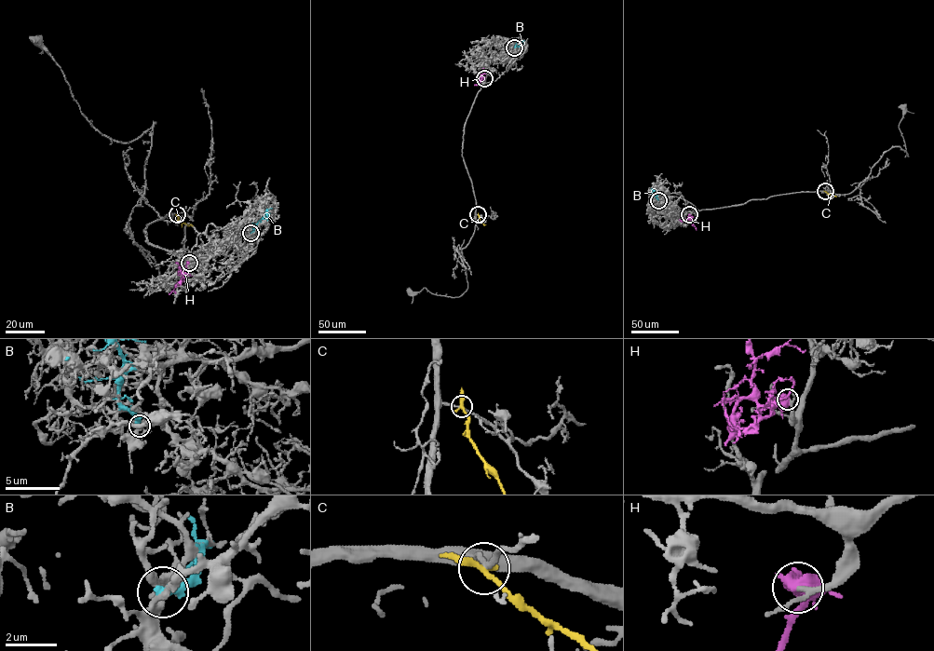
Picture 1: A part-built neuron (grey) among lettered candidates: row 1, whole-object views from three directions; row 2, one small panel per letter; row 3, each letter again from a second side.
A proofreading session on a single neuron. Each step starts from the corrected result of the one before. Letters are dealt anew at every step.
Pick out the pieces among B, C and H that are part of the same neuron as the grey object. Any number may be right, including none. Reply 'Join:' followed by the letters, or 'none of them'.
Join: H

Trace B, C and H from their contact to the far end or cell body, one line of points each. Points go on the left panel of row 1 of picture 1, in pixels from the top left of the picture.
B: (250, 233), (271, 208)
C: (177, 215), (181, 222), (192, 225)
H: (189, 263), (182, 278), (169, 292)

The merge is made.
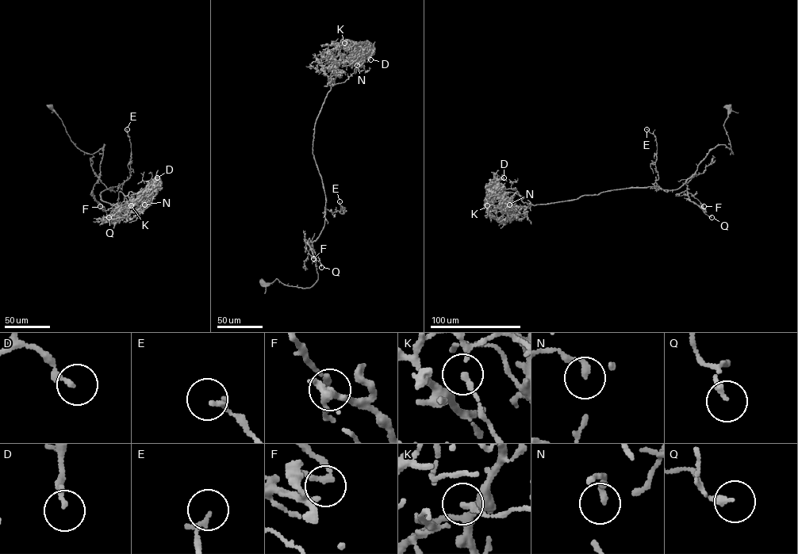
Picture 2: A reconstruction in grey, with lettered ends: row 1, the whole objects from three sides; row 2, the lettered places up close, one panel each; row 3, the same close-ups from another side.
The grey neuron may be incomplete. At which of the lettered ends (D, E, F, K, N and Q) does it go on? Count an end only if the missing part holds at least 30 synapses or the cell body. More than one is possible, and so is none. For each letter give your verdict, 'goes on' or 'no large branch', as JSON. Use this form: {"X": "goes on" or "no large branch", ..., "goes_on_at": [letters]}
{"D": "no large branch", "E": "no large branch", "F": "no large branch", "K": "no large branch", "N": "no large branch", "Q": "no large branch", "goes_on_at": []}

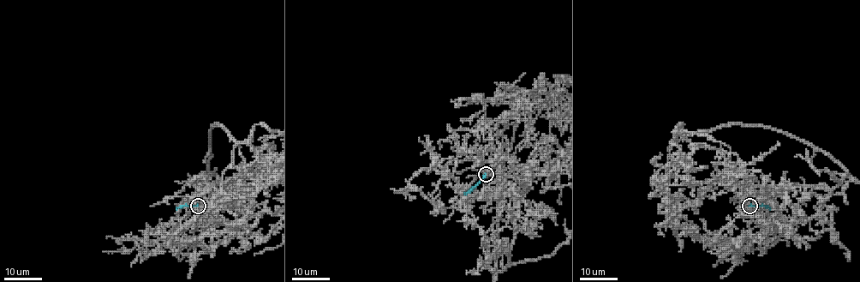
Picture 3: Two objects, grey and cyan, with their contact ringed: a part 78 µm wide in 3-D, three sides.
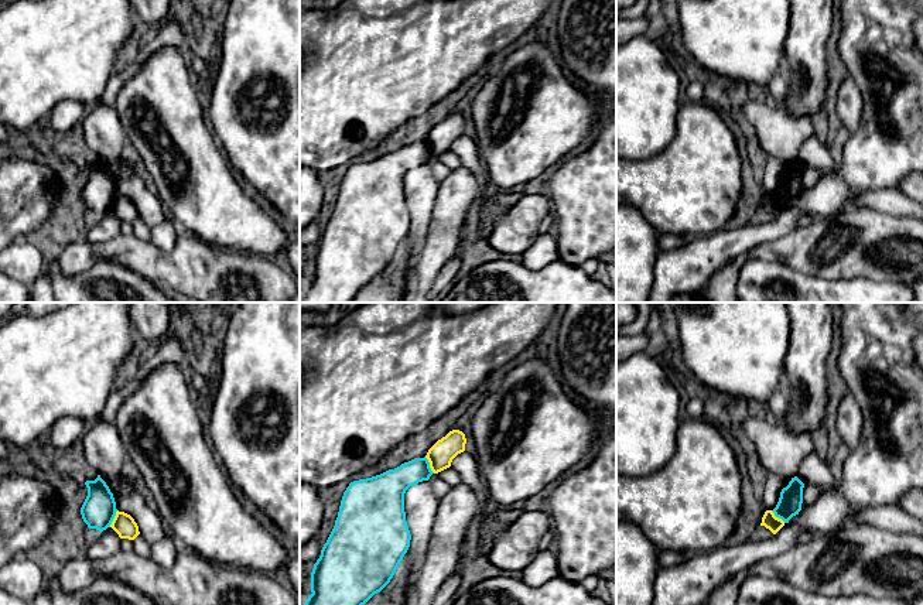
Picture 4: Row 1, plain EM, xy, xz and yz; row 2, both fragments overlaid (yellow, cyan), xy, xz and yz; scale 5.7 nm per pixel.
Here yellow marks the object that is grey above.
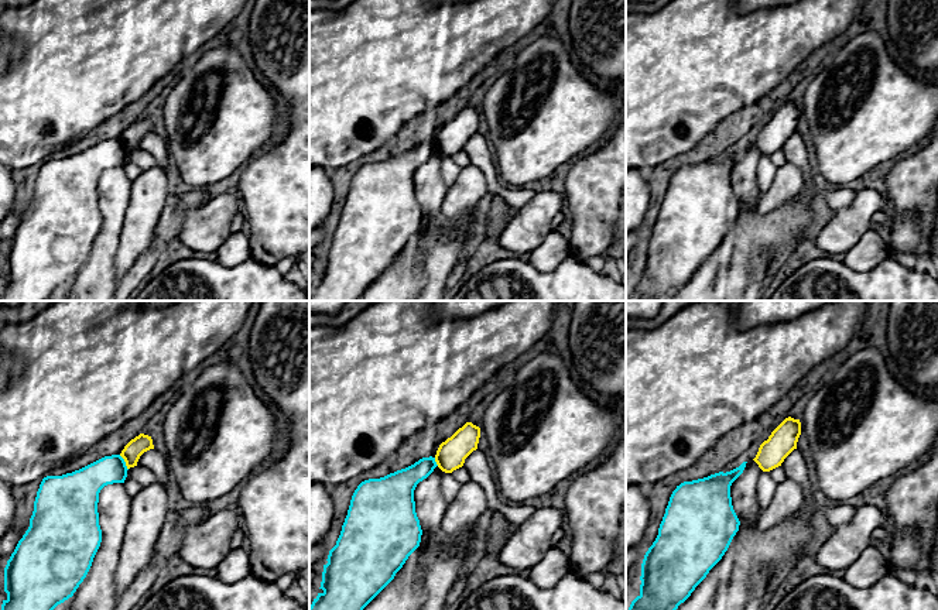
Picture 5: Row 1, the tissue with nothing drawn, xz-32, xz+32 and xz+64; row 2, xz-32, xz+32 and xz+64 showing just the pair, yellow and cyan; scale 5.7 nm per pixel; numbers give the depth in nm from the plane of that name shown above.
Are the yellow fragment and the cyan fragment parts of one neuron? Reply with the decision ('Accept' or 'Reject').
Reject

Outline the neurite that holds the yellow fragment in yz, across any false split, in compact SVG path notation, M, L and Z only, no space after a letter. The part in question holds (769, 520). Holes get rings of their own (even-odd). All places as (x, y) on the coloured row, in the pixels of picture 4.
M766 510L762 517L760 526L765 526L773 534L776 534L784 526L784 522L782 519L776 517L772 510Z

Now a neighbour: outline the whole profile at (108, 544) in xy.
M107 527L95 543L89 544L86 556L93 560L103 560L117 551L120 551L120 537L112 527Z

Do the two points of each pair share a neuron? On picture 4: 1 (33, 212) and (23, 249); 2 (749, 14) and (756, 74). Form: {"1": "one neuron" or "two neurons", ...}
{"1": "two neurons", "2": "one neuron"}

